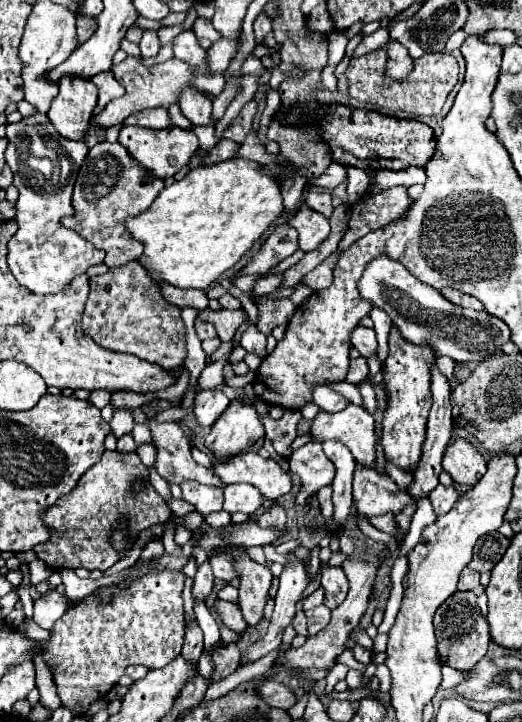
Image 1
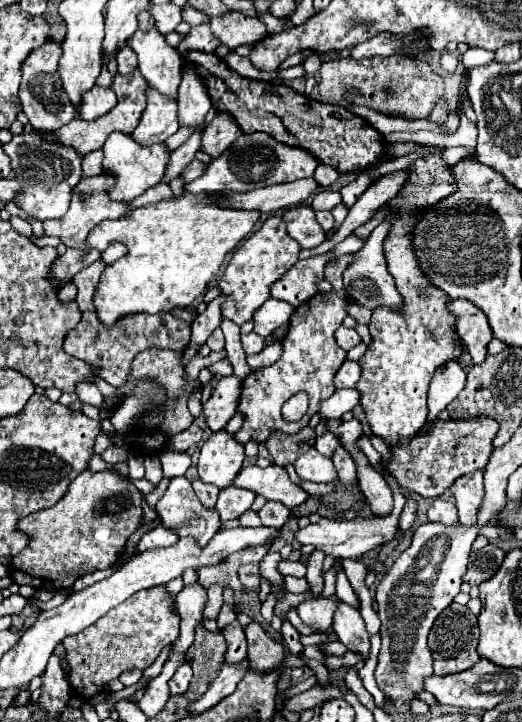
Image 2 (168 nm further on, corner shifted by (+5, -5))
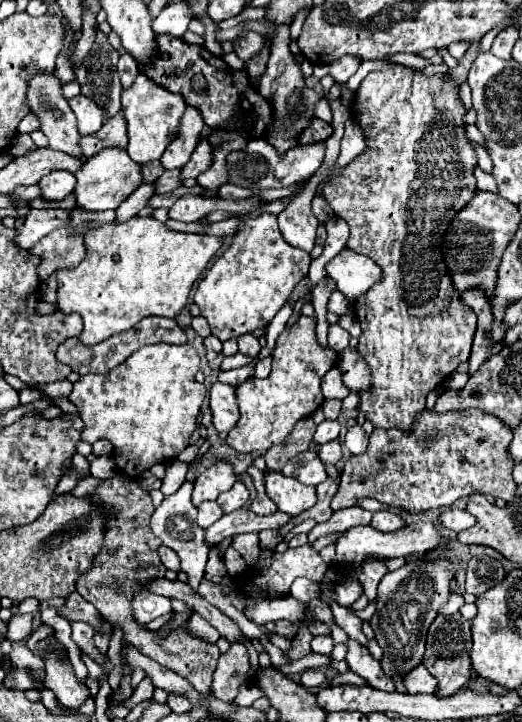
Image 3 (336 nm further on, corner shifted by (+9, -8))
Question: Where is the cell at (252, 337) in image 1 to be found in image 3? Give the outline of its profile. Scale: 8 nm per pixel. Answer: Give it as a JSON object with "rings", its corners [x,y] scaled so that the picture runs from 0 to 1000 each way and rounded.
{"rings":[[[471,461],[471,467],[456,467],[456,486],[471,494],[490,494],[498,489],[498,475],[487,464]]]}

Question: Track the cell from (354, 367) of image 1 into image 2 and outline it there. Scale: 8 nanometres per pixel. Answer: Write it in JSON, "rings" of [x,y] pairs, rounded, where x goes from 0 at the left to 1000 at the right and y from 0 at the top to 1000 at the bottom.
{"rings":[[[663,499],[663,501],[651,507],[651,512],[644,515],[644,521],[640,521],[644,537],[678,537],[682,529],[690,526],[690,515],[693,515],[693,510],[690,510],[686,501]]]}

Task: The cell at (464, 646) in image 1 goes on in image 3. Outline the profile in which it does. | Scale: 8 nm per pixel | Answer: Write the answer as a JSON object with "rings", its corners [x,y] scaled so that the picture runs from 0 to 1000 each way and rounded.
{"rings":[[[881,849],[870,852],[839,852],[820,871],[816,904],[812,904],[812,924],[824,929],[828,938],[839,940],[835,965],[862,965],[877,960],[881,952],[897,946],[900,938],[900,899],[904,899],[904,880],[900,880],[900,860],[889,857]]]}

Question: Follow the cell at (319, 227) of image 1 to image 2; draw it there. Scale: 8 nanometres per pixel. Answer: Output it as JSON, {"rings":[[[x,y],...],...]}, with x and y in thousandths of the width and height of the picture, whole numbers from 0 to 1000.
{"rings":[[[563,285],[544,291],[540,296],[552,324],[579,341],[579,343],[605,343],[625,332],[625,321],[609,310],[602,291],[594,285]]]}

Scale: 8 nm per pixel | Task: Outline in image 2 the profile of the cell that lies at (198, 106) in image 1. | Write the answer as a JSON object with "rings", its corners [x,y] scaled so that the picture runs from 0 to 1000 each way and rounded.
{"rings":[[[299,39],[284,44],[261,42],[245,64],[264,75],[264,97],[284,116],[307,130],[318,130],[318,136],[341,139],[349,78],[314,58],[314,50]]]}

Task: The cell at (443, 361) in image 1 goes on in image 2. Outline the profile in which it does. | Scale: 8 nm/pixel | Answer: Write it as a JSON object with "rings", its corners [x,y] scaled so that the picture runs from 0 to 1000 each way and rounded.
{"rings":[[[854,501],[831,515],[824,540],[820,540],[820,584],[808,596],[824,596],[824,587],[839,582],[843,571],[885,543],[893,518],[877,501]]]}

